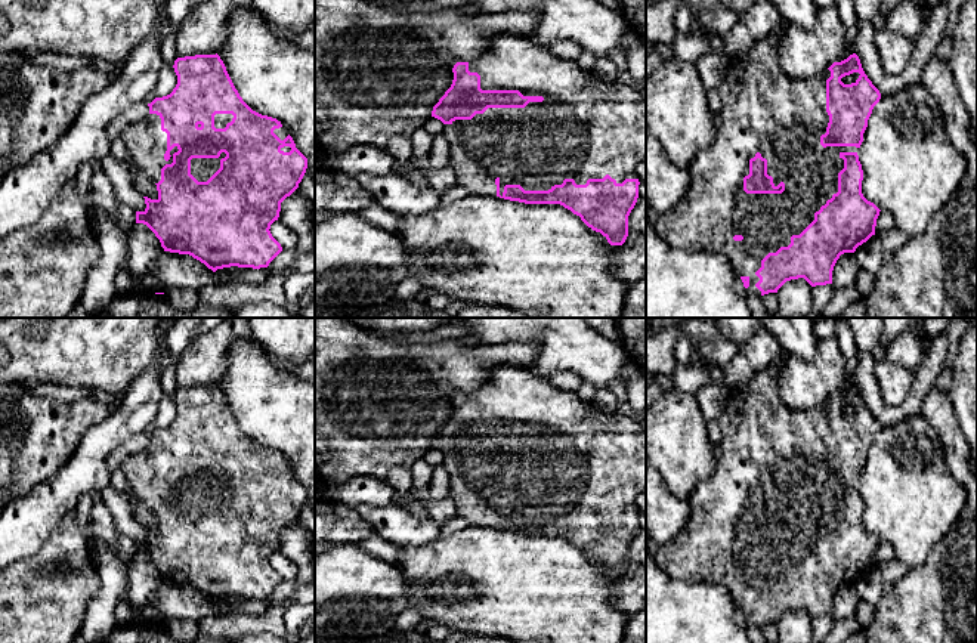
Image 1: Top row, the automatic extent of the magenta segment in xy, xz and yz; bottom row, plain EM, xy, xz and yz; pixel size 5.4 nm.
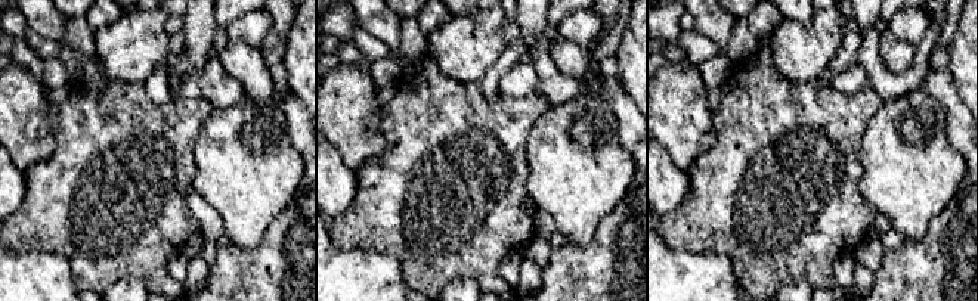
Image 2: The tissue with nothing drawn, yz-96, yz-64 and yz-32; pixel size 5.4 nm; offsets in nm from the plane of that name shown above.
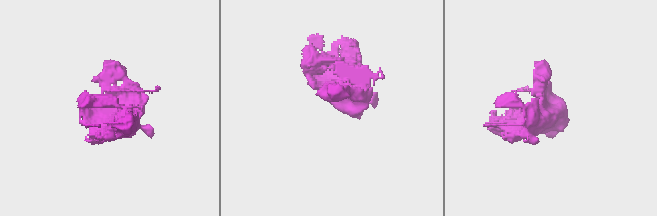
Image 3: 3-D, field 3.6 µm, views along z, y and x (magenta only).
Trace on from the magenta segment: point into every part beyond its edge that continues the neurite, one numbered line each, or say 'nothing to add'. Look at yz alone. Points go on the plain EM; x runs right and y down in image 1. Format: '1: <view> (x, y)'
1: yz (764, 441)

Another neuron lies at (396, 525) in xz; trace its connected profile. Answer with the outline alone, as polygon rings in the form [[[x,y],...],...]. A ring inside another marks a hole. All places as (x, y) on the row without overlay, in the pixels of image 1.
[[[361,504],[356,510],[372,526],[375,535],[399,547],[427,545],[440,537],[440,528],[432,516],[414,516],[405,506],[372,507]]]

